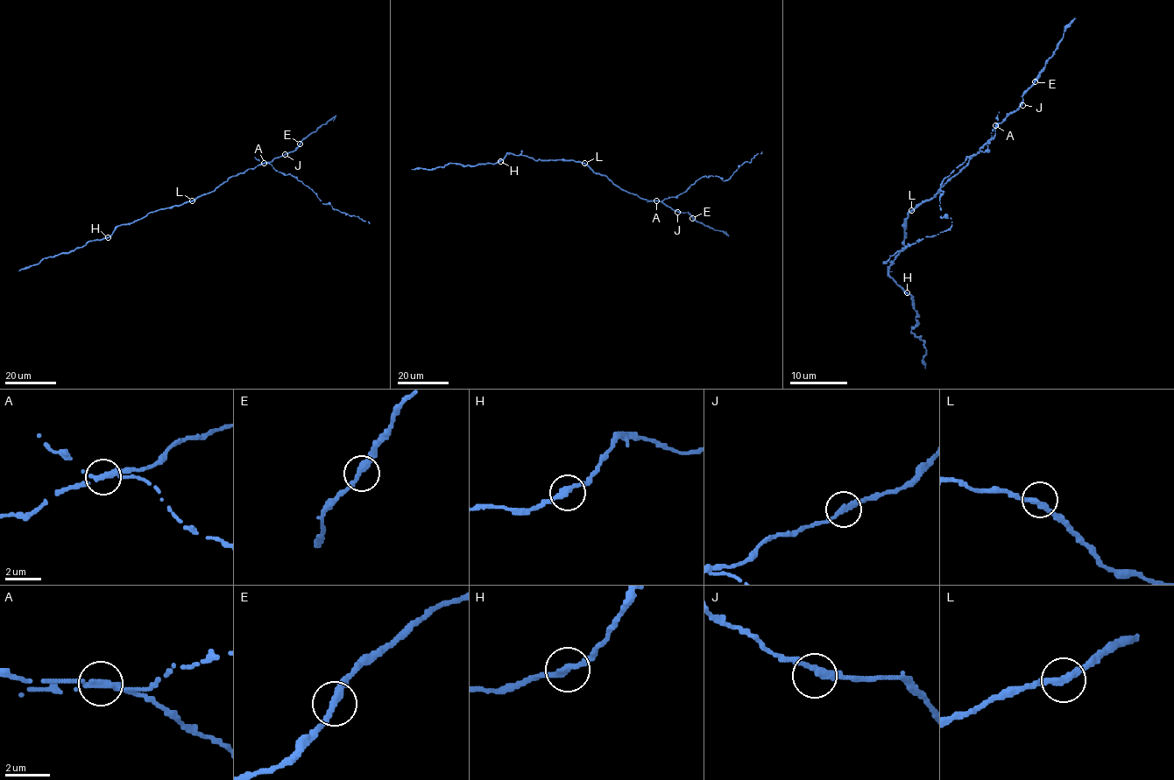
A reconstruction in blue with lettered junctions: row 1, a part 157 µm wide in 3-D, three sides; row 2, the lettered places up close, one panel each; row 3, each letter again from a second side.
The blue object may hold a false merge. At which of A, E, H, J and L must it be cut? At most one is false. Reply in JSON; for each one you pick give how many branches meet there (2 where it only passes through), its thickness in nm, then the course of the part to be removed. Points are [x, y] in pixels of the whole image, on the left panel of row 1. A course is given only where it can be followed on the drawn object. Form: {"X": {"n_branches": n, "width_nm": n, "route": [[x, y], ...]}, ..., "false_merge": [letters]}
{"A": {"n_branches": 2, "width_nm": 320, "route": [[264, 163], [269, 163], [279, 172], [301, 181], [323, 204], [330, 204], [333, 209], [357, 216], [369, 223]]}, "false_merge": ["A"]}

